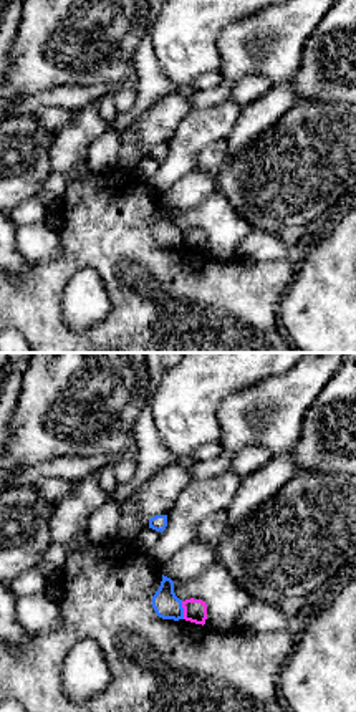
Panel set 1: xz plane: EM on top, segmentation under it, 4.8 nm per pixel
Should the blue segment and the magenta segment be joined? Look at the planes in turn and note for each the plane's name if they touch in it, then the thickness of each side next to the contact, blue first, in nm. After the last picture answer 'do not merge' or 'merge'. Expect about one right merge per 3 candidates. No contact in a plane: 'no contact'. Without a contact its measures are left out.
meets blue in xz; 130 nm thick on the blue side, 110 nm on the other

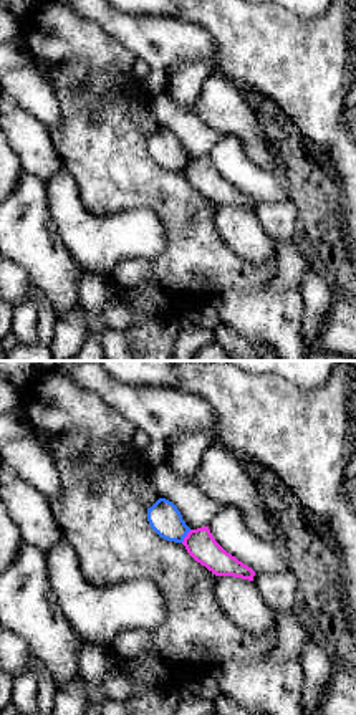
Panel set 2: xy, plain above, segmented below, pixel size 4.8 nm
meets blue in xy; 160 nm thick on the blue side, 150 nm on the other

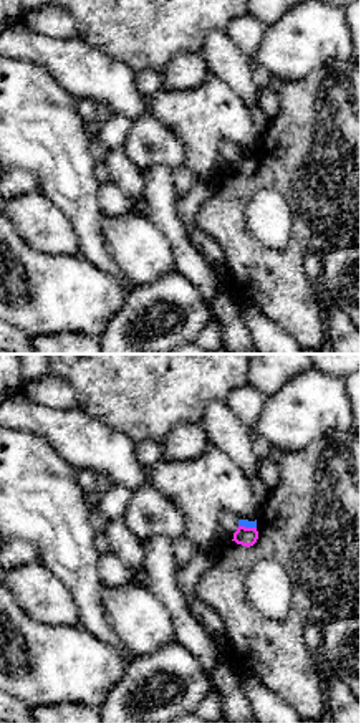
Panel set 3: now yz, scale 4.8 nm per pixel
meets blue in yz; 40 nm thick on the blue side, 100 nm on the other

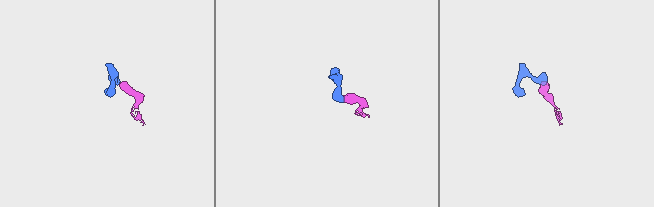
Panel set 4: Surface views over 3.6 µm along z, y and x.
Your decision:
do not merge

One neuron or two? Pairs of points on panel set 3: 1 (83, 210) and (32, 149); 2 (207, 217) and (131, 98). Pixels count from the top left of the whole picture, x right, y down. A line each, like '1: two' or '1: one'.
1: one
2: two

